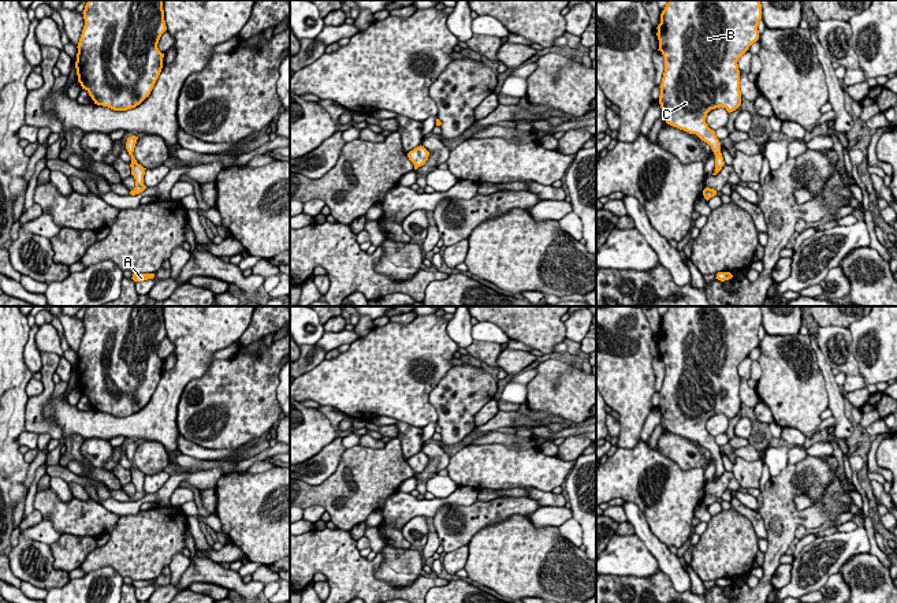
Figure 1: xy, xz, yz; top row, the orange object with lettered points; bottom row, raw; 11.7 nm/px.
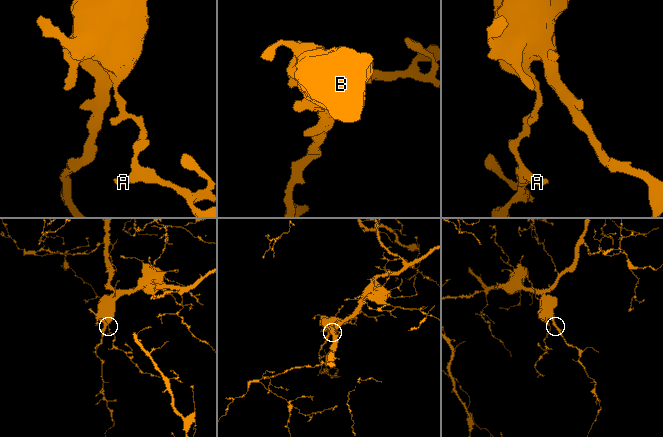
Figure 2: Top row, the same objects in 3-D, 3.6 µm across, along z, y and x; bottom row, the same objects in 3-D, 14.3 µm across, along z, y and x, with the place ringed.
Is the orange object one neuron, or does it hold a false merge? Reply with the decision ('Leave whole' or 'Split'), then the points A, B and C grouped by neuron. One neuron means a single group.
Leave whole. Groups: A B C

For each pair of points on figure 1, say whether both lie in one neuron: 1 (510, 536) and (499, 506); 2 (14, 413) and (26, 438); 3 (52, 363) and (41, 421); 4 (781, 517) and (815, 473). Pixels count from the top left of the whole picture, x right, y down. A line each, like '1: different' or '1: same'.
1: different
2: different
3: same
4: same

